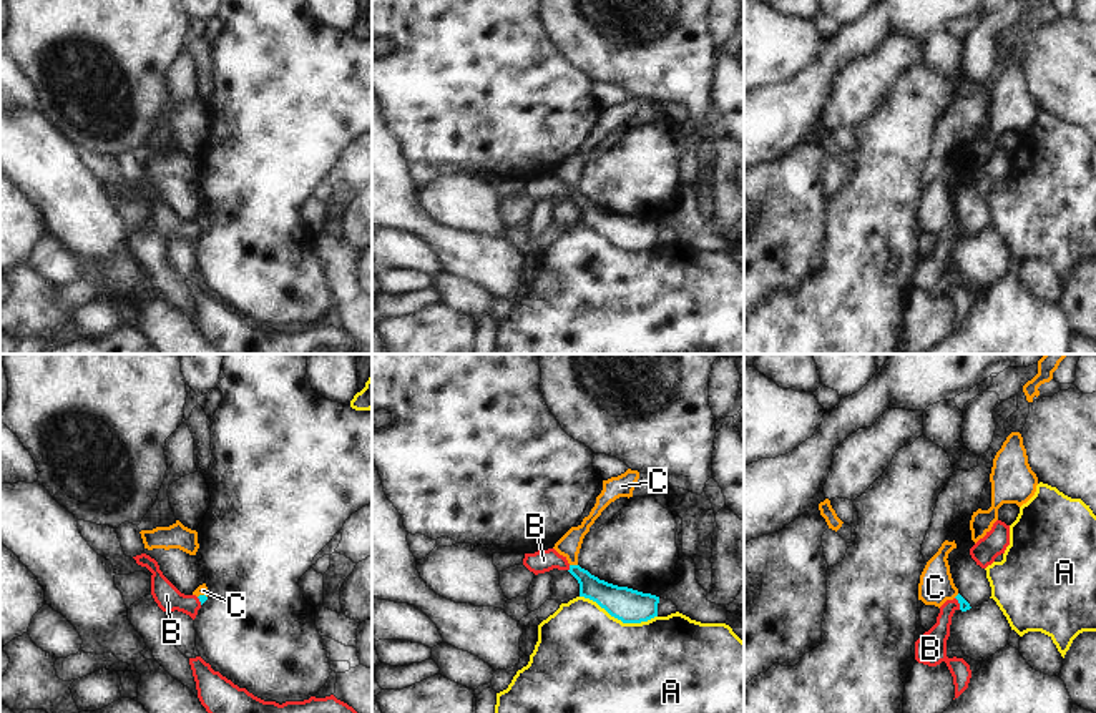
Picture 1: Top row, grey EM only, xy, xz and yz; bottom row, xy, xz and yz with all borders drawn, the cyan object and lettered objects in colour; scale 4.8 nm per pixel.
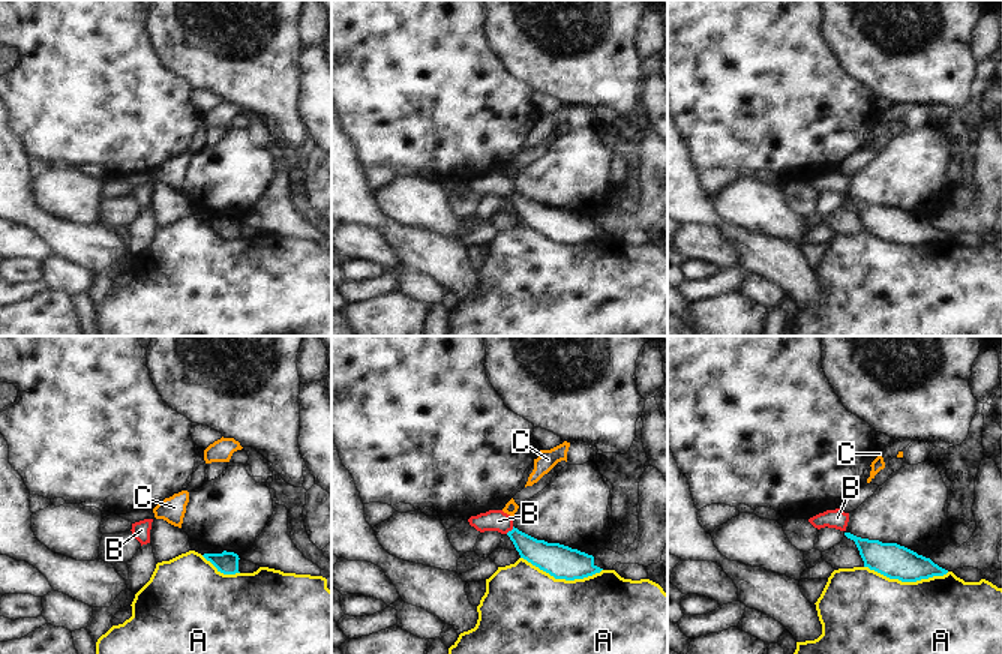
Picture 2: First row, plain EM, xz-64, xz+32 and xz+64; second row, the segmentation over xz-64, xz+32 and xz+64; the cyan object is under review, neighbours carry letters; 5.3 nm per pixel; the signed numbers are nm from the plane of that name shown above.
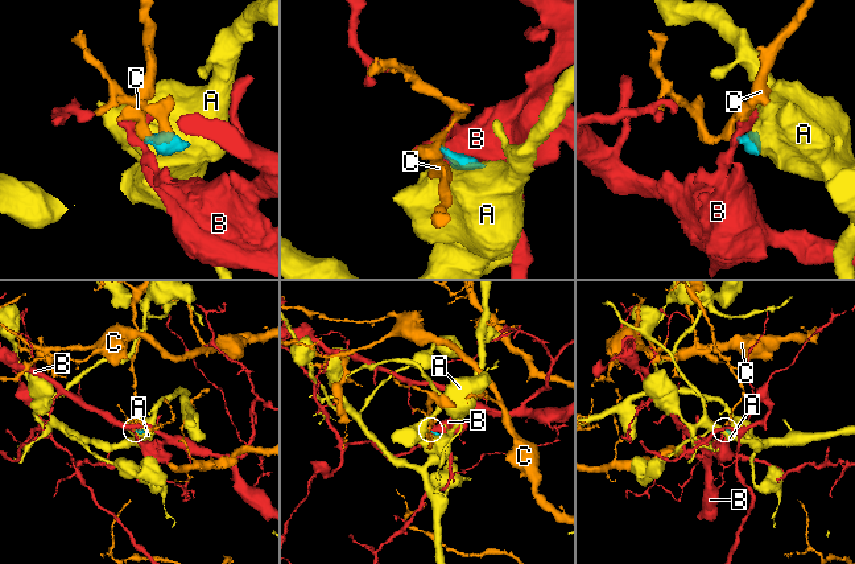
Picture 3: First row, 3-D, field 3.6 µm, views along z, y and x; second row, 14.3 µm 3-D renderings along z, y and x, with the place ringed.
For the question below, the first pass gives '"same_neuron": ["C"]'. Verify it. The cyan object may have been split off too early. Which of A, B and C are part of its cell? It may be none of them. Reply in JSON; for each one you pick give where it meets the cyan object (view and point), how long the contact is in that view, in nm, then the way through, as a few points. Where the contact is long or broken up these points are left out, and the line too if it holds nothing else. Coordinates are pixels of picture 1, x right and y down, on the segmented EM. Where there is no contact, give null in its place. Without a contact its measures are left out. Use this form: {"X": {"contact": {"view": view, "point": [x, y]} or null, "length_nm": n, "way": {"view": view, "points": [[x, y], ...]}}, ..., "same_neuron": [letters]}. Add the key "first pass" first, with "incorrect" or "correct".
{"first pass": "correct", "C": {"contact": {"view": "xz", "point": [573, 565]}, "length_nm": 40, "way": {"view": "xz", "points": [[613, 599], [596, 590], [573, 565], [568, 545]]}}, "same_neuron": ["C"]}

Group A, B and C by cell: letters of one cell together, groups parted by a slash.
A / B / C

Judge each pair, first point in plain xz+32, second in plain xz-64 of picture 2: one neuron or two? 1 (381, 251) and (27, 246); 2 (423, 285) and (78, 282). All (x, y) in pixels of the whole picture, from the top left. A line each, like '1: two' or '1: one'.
1: one
2: one

